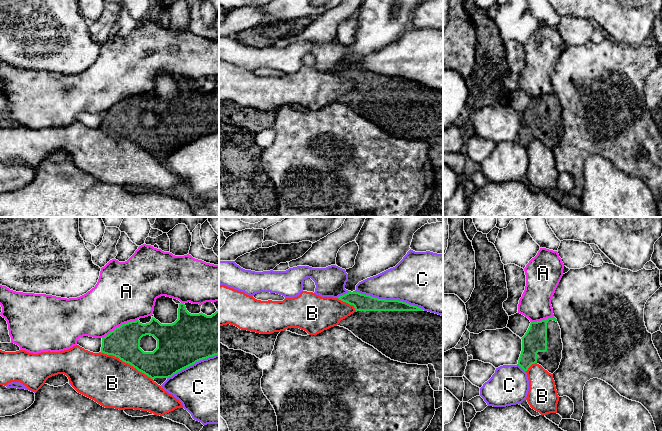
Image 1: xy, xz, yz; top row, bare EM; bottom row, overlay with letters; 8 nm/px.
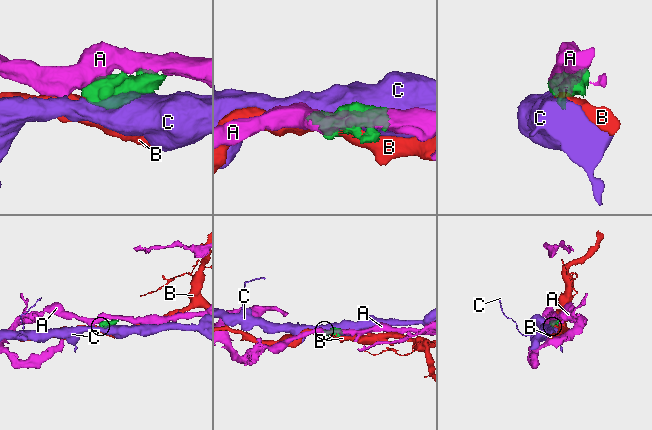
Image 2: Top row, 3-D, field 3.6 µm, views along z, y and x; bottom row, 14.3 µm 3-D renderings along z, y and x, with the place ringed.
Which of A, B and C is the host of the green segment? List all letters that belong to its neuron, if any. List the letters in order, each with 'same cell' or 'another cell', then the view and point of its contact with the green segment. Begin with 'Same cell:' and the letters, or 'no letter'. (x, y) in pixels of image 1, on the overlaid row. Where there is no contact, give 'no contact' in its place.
Same cell: no letter
A: another cell; contact xy (119, 326)
B: another cell; contact xy (126, 362)
C: another cell; contact xz (388, 300)

